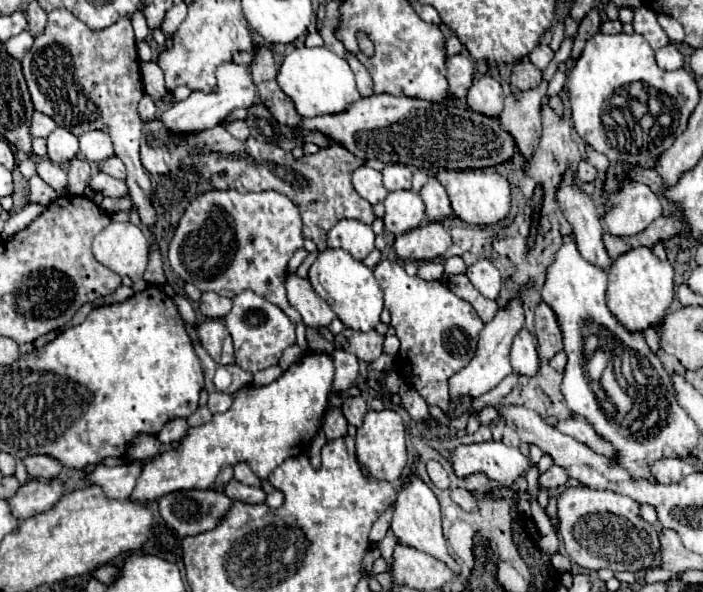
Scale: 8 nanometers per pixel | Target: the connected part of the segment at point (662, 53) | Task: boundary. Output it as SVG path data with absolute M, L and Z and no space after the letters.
M668 44L660 50L656 50L656 62L662 70L678 70L684 66L684 56L680 54L676 44Z

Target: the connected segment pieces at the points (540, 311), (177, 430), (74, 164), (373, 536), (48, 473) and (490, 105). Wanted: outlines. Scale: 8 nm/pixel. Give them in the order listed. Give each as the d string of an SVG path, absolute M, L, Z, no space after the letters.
M540 302L534 314L536 314L534 326L536 326L538 344L540 344L540 356L550 360L554 358L554 354L562 350L562 330L560 330L558 318L546 302Z
M176 418L176 420L170 420L170 422L168 422L168 424L166 424L166 426L160 430L158 440L160 440L162 444L172 444L172 442L182 440L182 438L186 436L186 432L188 432L186 420Z
M82 158L70 160L70 168L68 168L68 192L82 196L86 186L88 186L88 178L90 178L90 164L86 160L82 160Z
M393 504L384 514L381 514L374 523L369 535L370 541L380 542L384 539L392 521L394 508L395 505Z
M26 456L24 466L26 466L28 474L36 480L52 480L62 470L60 462L50 456Z
M480 76L474 80L472 88L468 90L468 106L474 112L498 118L500 110L504 108L504 92L500 82L492 76Z

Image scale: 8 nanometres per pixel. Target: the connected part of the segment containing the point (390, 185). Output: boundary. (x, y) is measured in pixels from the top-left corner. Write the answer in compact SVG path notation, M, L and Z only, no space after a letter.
M386 164L386 168L382 170L384 176L384 186L392 192L392 190L410 190L412 184L412 172L408 166L404 164Z

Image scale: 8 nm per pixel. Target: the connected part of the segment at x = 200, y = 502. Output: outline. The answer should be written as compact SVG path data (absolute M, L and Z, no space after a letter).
M214 488L170 492L158 500L162 520L176 530L180 538L212 530L228 508L230 498Z

